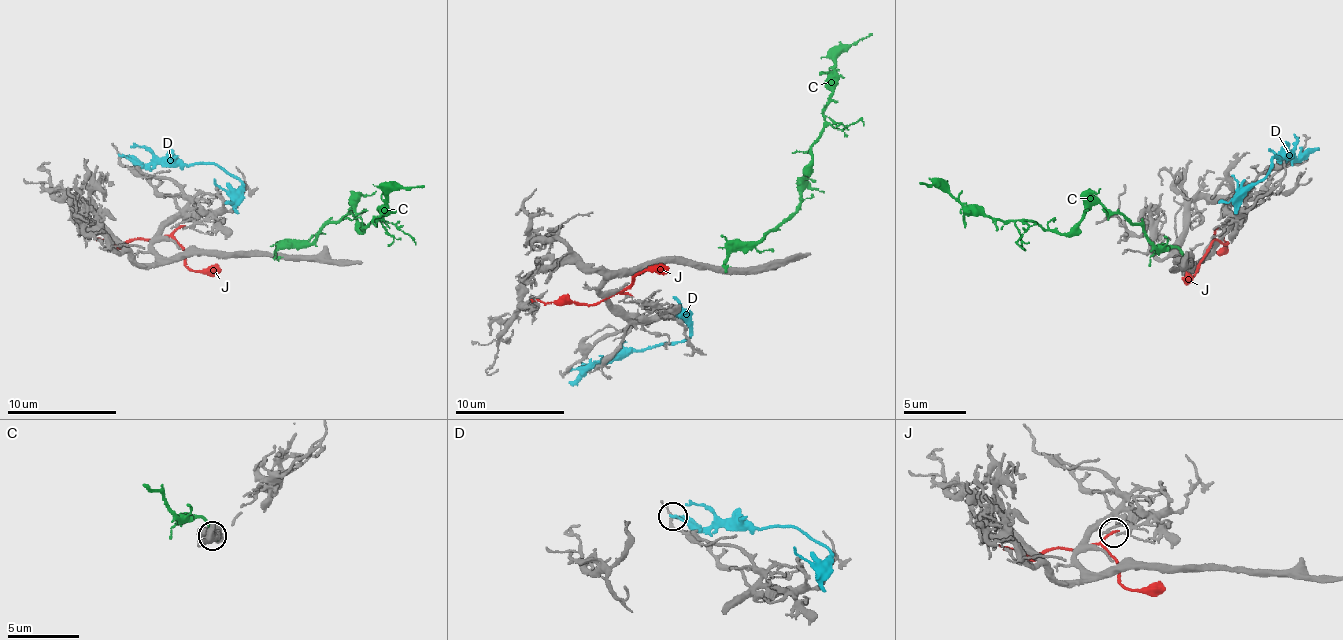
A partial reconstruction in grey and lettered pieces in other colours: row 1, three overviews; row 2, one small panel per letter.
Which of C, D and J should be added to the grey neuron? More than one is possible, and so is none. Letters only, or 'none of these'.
none of these

